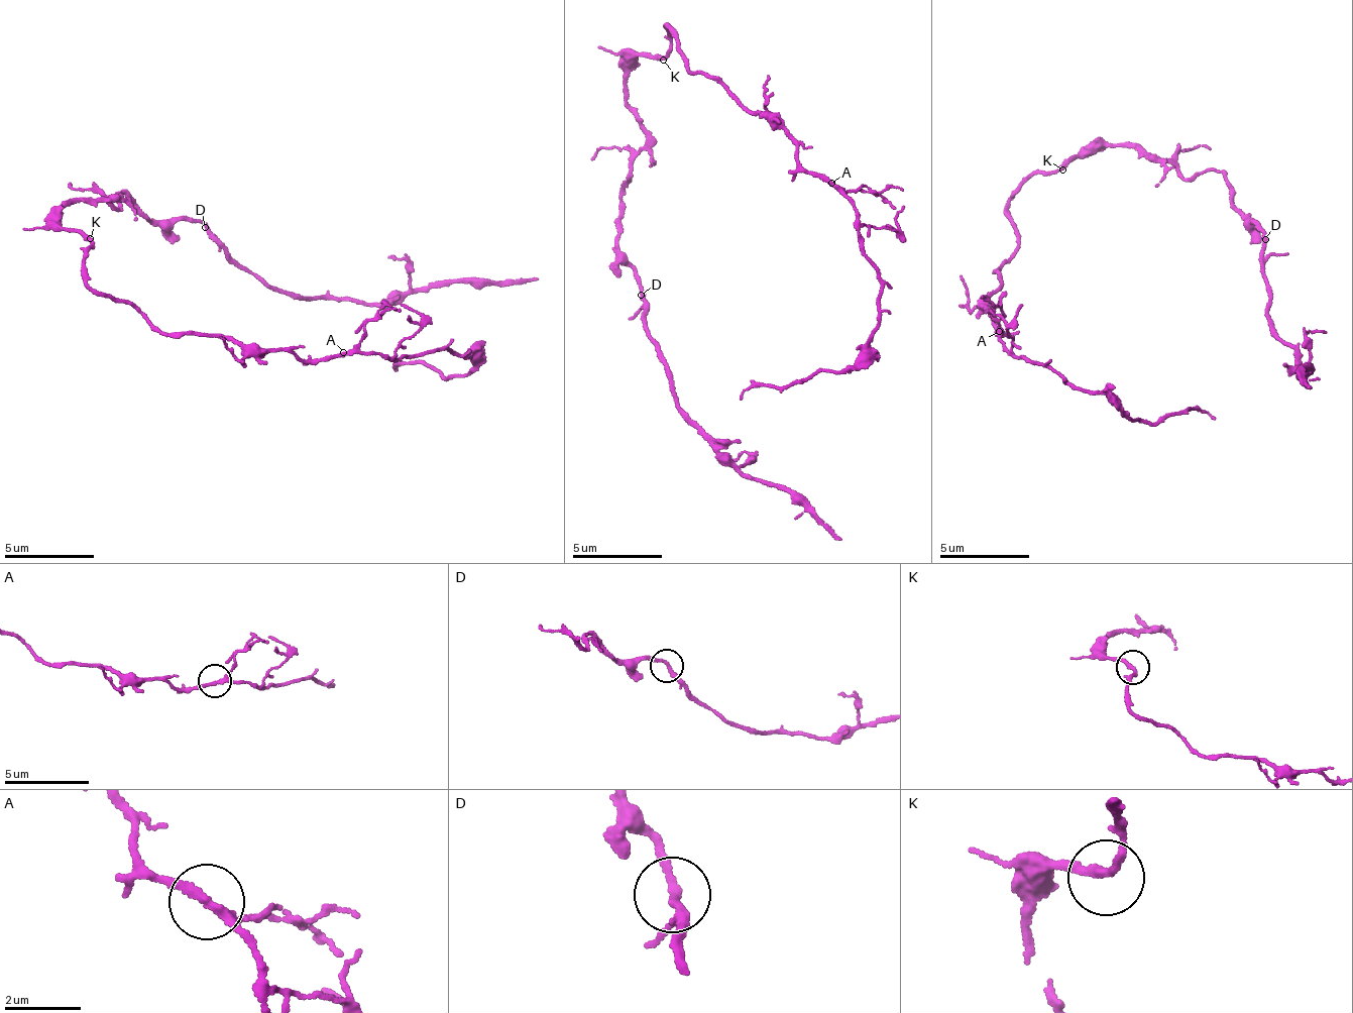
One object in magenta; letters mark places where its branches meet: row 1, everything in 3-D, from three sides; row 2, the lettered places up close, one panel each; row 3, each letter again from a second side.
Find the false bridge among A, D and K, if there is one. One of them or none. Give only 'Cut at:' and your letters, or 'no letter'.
Cut at: no letter

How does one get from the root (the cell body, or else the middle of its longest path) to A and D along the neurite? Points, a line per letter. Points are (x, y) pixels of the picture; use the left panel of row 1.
A: (88, 235), (87, 283), (142, 311), (151, 327), (181, 334), (220, 333), (303, 359), (332, 360), (345, 350)
D: (88, 235), (63, 230), (61, 206), (112, 195), (113, 207), (119, 193), (150, 219), (194, 218), (207, 226)

